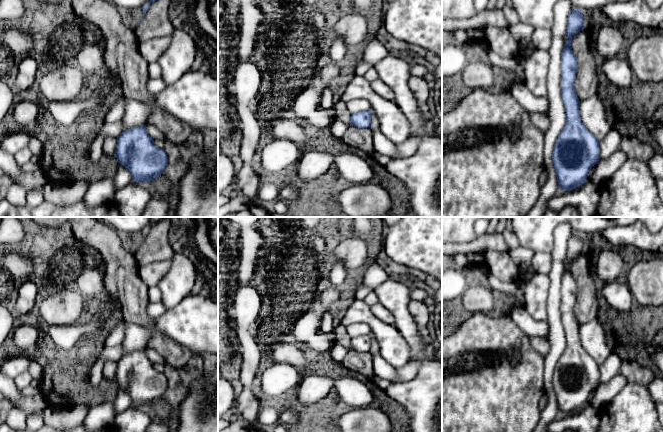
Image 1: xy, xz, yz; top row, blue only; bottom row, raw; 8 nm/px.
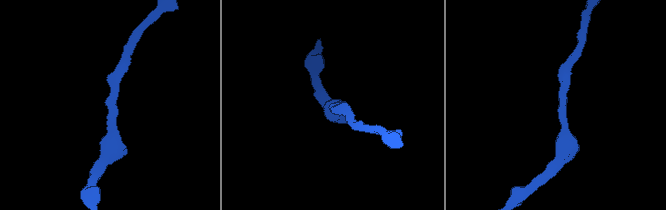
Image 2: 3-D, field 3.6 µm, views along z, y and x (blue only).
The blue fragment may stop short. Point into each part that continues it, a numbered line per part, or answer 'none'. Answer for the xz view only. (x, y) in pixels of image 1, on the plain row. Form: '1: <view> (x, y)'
none

